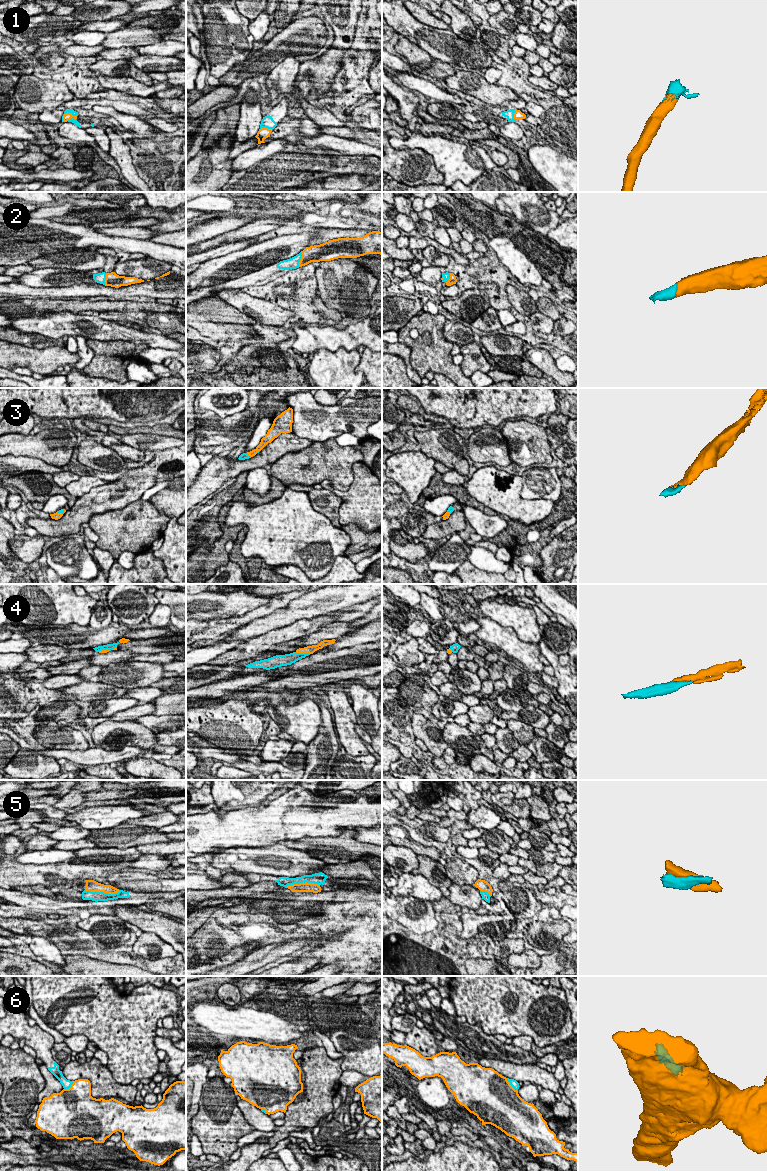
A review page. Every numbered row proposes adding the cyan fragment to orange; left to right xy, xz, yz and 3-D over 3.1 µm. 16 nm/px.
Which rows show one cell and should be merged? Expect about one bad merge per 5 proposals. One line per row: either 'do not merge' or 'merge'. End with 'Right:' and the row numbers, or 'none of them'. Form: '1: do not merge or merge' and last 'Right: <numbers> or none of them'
1: merge
2: merge
3: merge
4: merge
5: do not merge
6: merge
Right: 1, 2, 3, 4, 6

